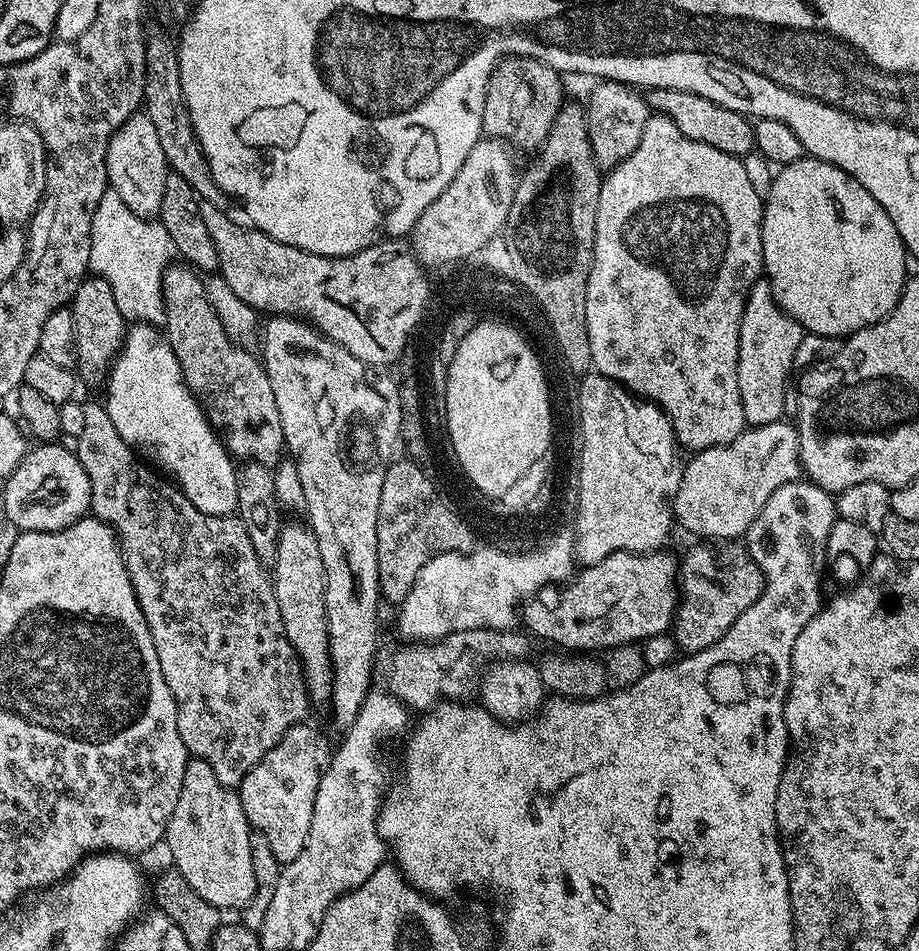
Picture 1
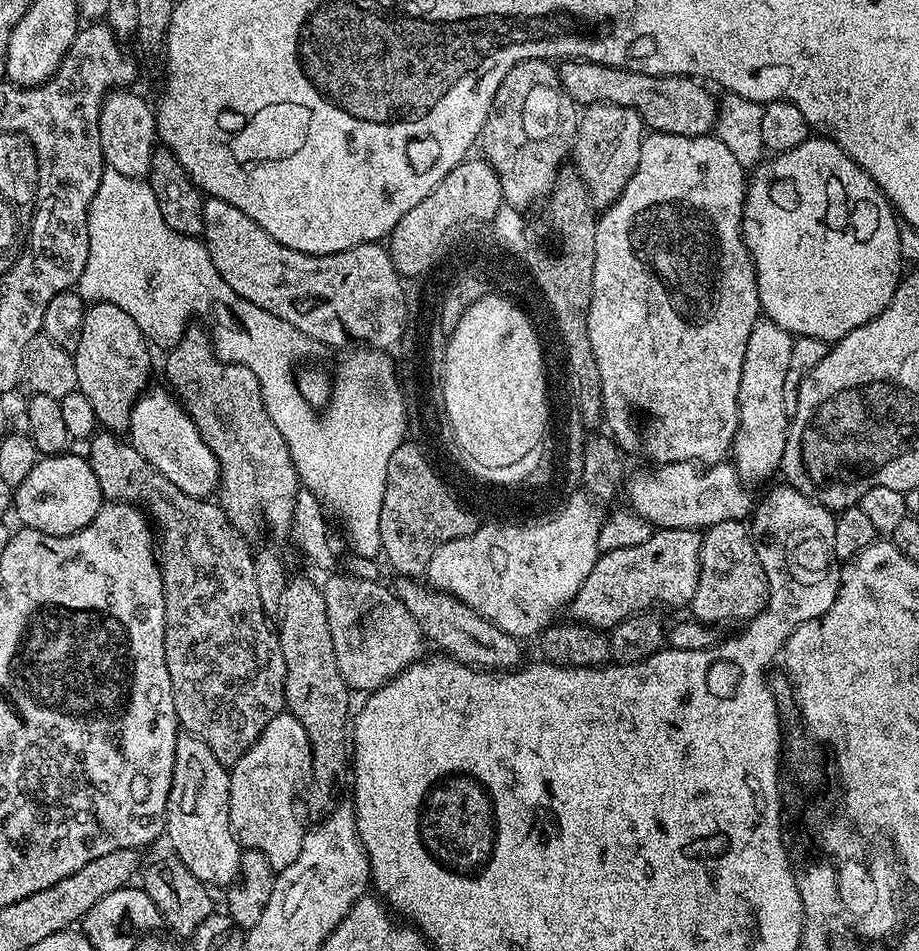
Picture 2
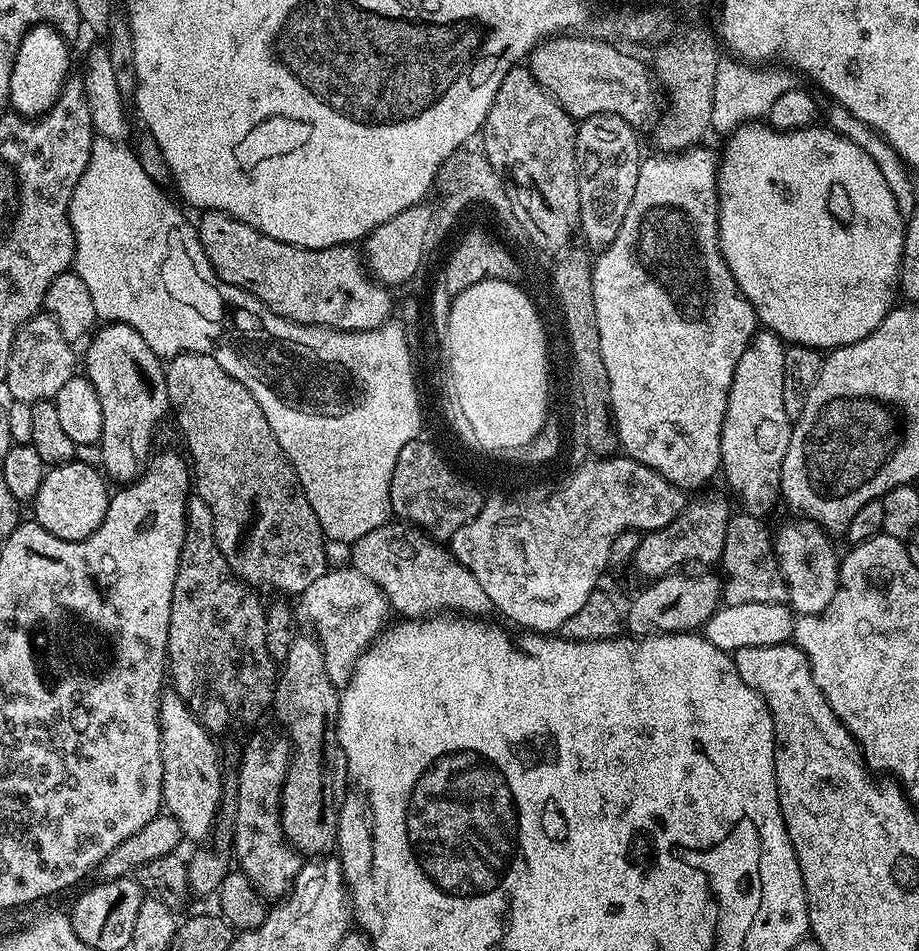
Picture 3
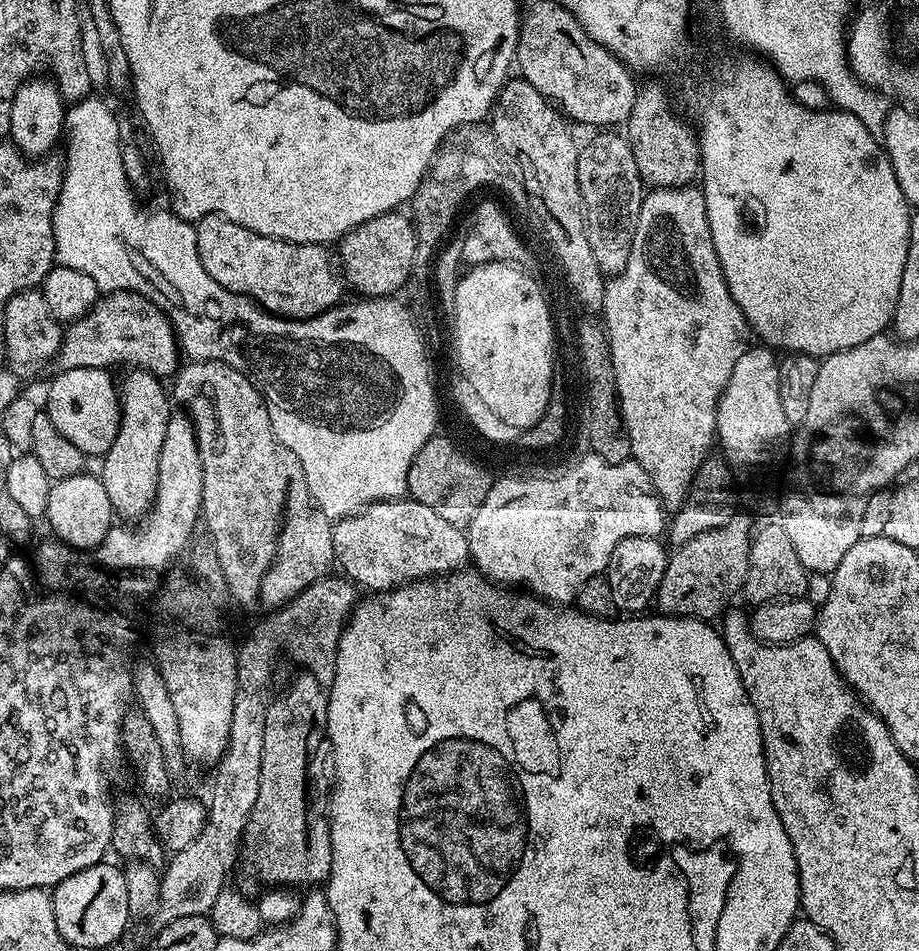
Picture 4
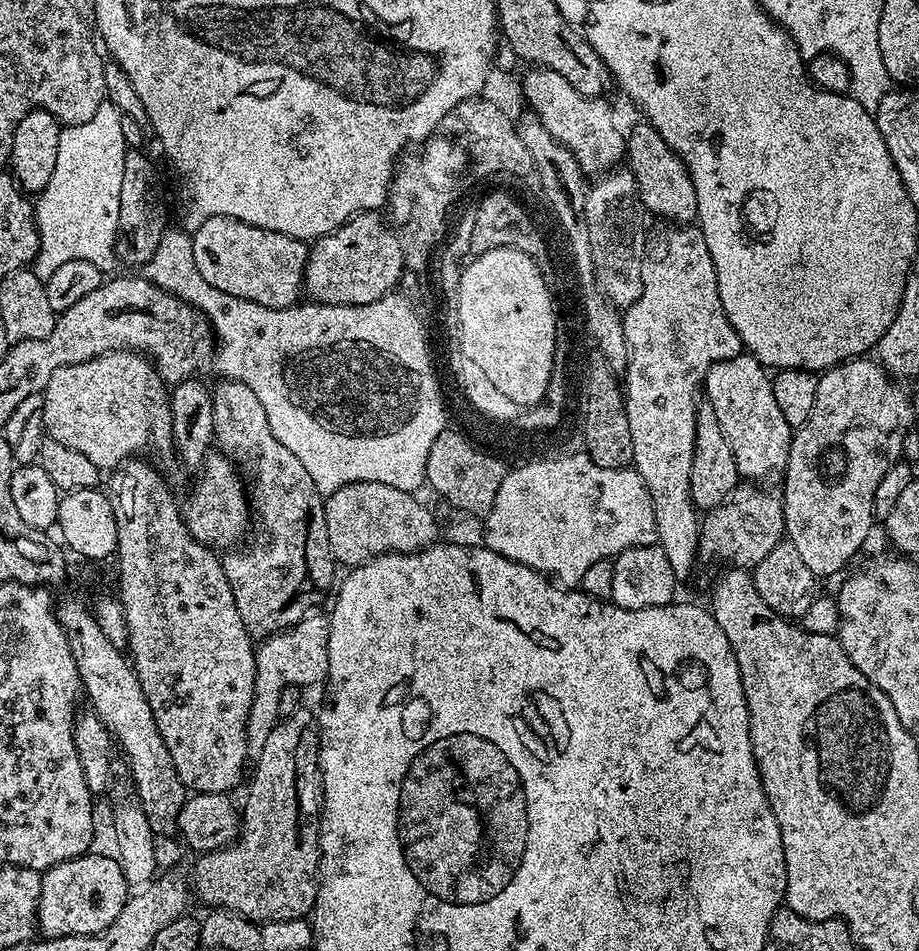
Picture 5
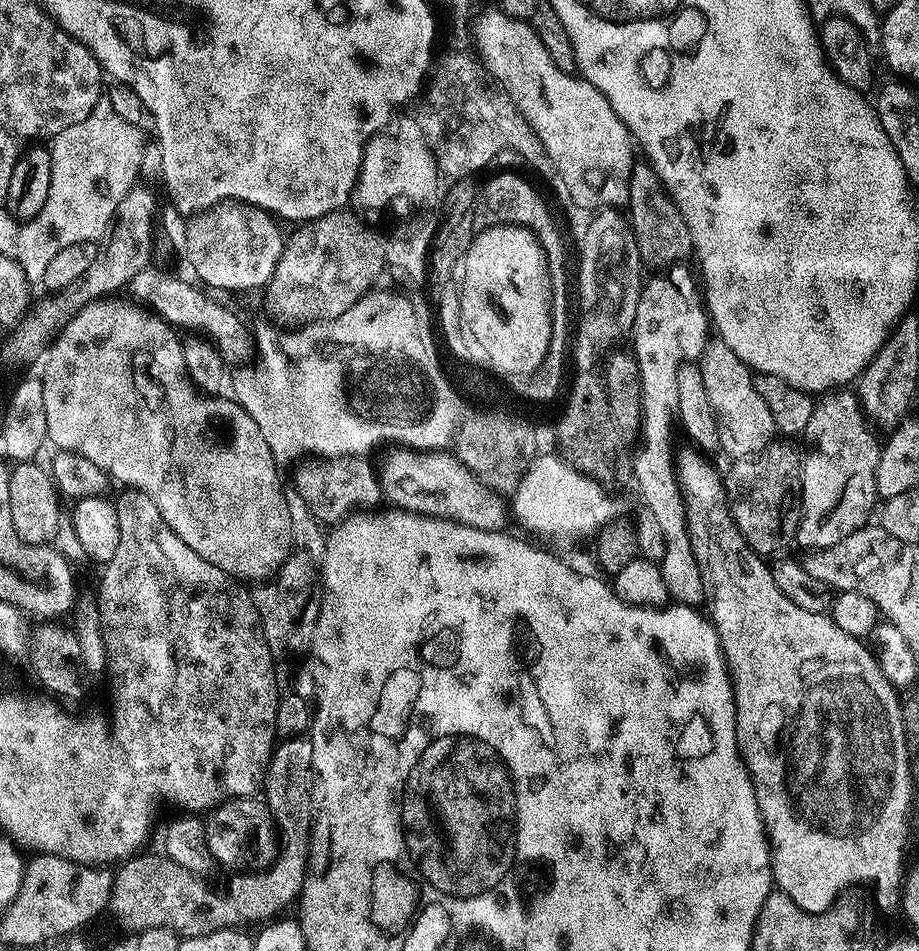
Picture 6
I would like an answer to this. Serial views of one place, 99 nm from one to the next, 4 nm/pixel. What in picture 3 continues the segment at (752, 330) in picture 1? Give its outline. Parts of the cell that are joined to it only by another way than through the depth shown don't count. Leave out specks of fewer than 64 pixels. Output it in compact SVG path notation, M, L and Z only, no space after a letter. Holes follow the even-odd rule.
M757 331L752 341L742 350L738 366L734 366L734 378L726 402L726 418L722 422L722 446L720 447L720 466L722 476L728 479L732 487L731 495L740 499L740 504L749 516L767 517L767 512L777 503L781 503L780 475L786 450L790 446L794 421L786 414L786 405L782 403L782 378L784 377L785 341L773 332Z

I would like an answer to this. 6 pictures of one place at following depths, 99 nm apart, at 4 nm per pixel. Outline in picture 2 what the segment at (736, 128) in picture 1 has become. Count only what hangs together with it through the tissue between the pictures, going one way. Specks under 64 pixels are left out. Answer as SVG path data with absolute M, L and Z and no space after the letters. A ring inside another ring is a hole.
M589 60L563 61L559 65L558 71L566 94L570 94L570 98L575 100L577 105L613 104L614 106L626 106L638 113L645 129L652 132L669 132L679 136L707 136L715 129L718 100L700 85L703 83L699 79L690 76L647 76L634 70L595 64Z

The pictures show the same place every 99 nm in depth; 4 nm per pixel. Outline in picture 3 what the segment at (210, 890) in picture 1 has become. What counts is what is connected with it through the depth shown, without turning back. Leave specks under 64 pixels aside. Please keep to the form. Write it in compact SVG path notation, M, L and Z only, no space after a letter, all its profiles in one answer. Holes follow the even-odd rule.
M166 688L160 693L159 726L165 811L178 821L181 833L187 839L200 840L207 836L223 801L224 774L215 737L173 688Z

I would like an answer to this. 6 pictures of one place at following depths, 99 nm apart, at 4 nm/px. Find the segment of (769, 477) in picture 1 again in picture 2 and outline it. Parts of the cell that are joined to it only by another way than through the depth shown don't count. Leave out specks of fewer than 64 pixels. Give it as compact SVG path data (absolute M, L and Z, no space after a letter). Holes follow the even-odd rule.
M721 462L707 466L695 464L666 464L655 469L656 476L652 472L640 472L637 476L629 475L626 480L628 484L628 496L632 499L631 511L647 520L656 528L694 528L706 530L718 522L727 520L744 520L753 511L754 496L750 493L749 485L745 484L736 473L731 463Z

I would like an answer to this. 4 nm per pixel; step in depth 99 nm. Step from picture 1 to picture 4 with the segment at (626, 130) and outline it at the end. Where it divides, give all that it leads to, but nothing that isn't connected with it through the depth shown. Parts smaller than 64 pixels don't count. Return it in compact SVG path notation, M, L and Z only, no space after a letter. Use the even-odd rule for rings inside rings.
M604 130L588 145L583 145L578 154L578 186L582 190L584 203L584 225L590 250L598 260L601 272L615 274L621 272L630 258L630 246L642 202L646 195L646 185L638 174L638 162L634 162L632 147L623 135L615 136L615 131Z

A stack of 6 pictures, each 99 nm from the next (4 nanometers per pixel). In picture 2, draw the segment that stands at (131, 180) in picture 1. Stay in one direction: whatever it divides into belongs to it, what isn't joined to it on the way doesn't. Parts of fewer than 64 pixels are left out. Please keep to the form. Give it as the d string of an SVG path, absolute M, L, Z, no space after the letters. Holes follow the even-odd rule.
M112 90L105 96L100 111L100 141L105 165L123 176L147 177L150 158L158 146L156 114L136 90Z

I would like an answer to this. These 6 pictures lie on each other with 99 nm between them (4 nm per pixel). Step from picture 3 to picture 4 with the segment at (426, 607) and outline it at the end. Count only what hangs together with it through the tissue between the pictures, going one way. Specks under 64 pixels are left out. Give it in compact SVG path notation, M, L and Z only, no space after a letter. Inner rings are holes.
M411 498L380 500L345 520L335 521L332 555L347 579L372 594L389 592L415 580L446 576L470 564L465 529L446 522L442 514L434 514L430 506Z

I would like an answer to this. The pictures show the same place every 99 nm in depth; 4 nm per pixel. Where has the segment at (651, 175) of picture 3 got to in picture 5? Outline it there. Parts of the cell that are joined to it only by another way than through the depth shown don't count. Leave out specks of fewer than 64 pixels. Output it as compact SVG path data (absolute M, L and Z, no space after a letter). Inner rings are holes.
M664 226L664 229L656 237L647 241L642 258L642 294L629 308L623 309L624 324L622 330L626 334L626 346L628 347L628 368L622 373L622 391L624 393L624 409L626 418L630 422L630 442L634 442L634 454L632 464L642 478L646 490L650 494L650 502L654 506L654 522L656 523L656 543L659 544L662 554L670 562L670 570L674 570L677 581L684 579L692 572L692 567L698 564L700 550L700 521L698 509L692 502L692 487L690 486L690 462L694 462L694 426L696 425L696 405L702 392L702 385L710 366L714 366L723 360L729 360L741 355L742 345L734 326L726 318L722 310L722 298L718 298L718 282L714 262L710 258L710 250L706 246L706 238L696 226Z

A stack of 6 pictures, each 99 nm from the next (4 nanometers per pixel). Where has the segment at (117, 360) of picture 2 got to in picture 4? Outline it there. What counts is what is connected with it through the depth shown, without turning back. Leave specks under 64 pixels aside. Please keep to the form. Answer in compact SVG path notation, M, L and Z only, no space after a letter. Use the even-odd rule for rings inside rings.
M133 367L118 384L120 393L120 429L114 442L102 457L104 465L98 475L104 481L110 506L124 522L139 522L148 515L158 490L158 454L166 439L166 422L174 411L173 401L162 385L161 377L142 368Z

